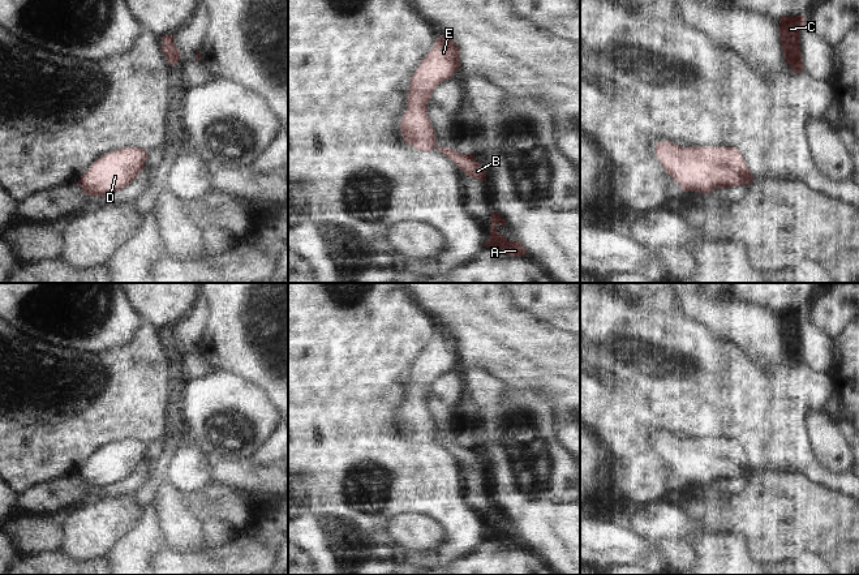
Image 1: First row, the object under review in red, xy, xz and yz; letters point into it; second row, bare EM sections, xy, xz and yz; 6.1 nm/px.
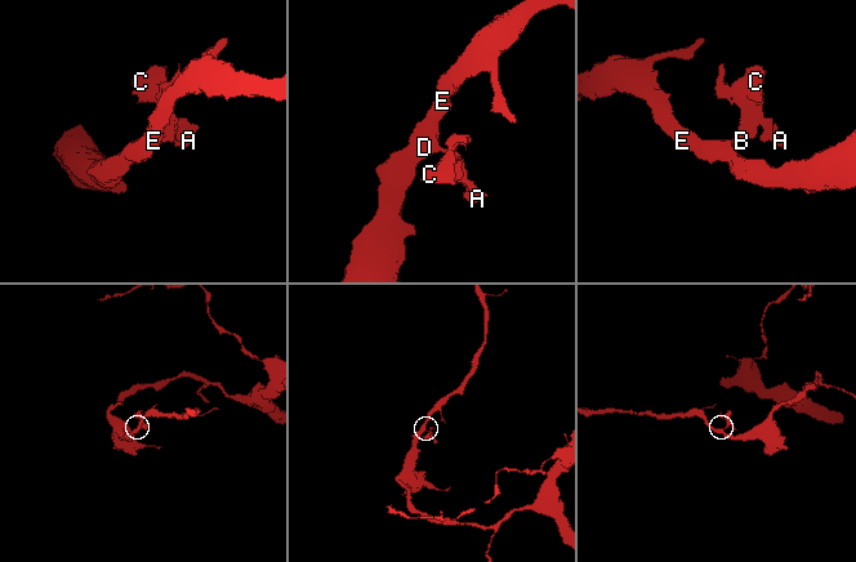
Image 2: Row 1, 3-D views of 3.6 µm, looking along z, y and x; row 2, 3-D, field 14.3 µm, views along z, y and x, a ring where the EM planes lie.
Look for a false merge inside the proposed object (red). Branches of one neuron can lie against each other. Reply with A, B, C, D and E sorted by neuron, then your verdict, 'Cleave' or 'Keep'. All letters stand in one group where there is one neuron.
Groups: A B C D E. Keep.

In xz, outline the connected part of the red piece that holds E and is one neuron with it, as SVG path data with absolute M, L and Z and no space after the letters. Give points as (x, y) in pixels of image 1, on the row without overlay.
M442 327L430 346L422 352L411 370L408 385L408 403L403 408L400 421L403 432L416 442L430 445L434 441L448 449L465 467L486 475L482 456L472 446L459 446L454 441L438 439L433 416L428 408L428 395L433 391L434 382L460 362L459 339Z

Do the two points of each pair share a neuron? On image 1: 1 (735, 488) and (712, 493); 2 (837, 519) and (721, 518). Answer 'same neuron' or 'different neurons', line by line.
1: same neuron
2: same neuron

